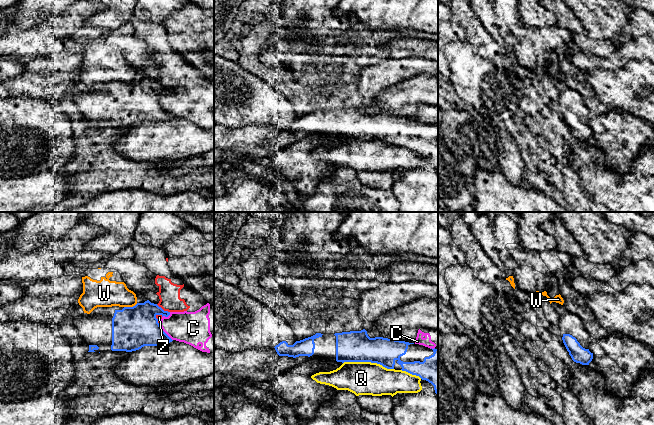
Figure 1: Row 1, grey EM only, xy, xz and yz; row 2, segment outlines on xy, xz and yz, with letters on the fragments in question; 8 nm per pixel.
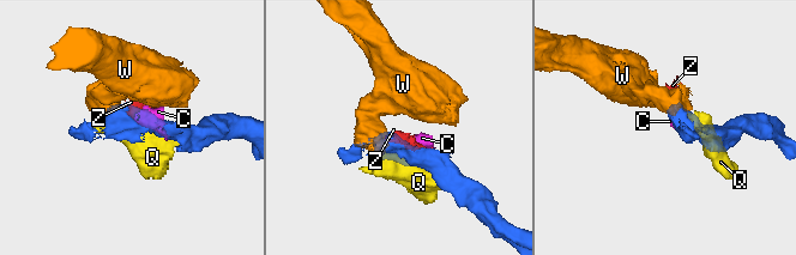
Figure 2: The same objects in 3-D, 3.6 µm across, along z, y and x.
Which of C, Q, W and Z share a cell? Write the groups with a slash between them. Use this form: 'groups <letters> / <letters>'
groups C Z / Q / W

